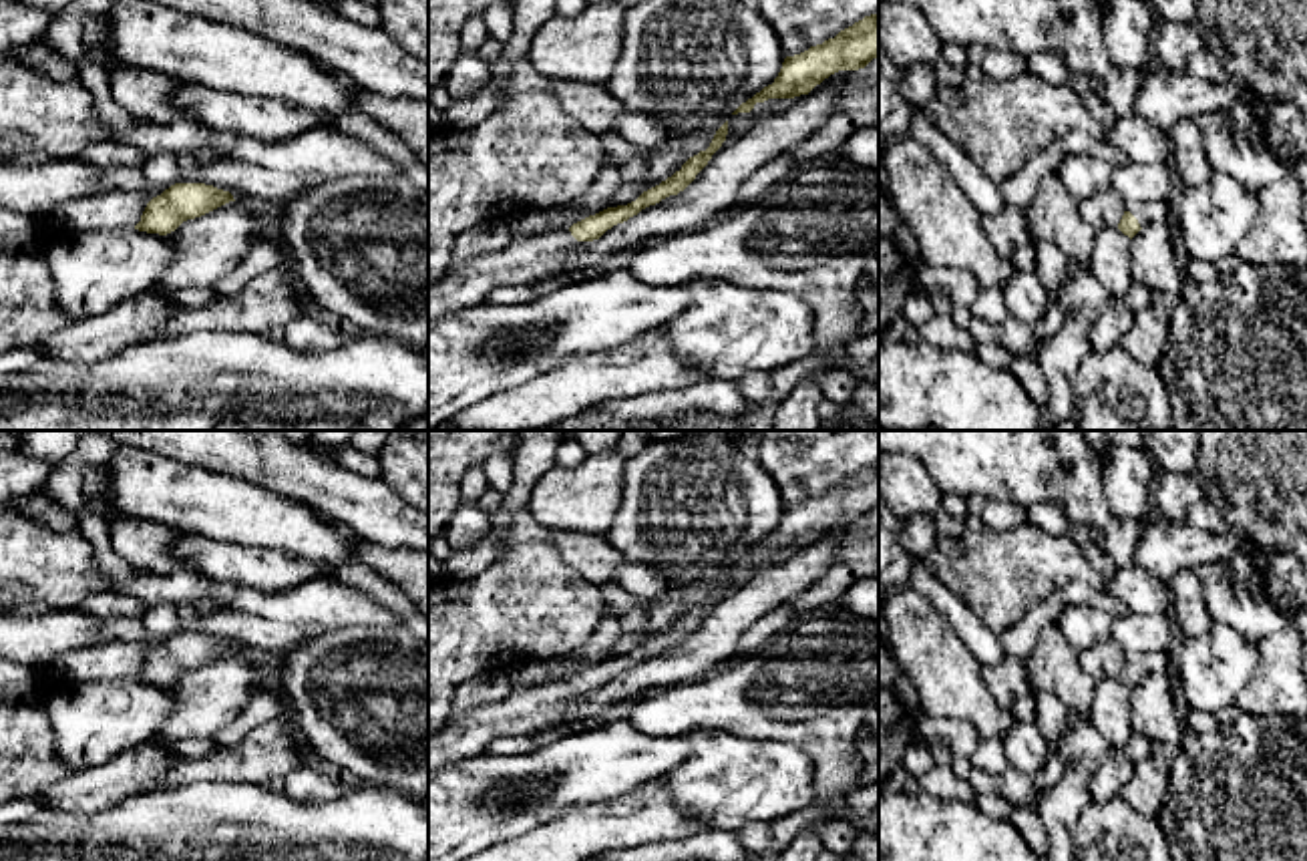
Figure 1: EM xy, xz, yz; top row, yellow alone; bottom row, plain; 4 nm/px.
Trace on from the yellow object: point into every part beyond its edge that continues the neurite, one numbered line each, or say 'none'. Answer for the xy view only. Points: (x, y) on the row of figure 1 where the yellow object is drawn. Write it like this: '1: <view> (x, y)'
none

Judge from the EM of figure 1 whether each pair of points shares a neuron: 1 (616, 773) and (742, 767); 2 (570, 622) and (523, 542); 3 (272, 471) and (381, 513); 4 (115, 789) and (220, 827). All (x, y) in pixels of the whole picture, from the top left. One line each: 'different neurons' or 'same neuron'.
1: different neurons
2: same neuron
3: same neuron
4: different neurons

